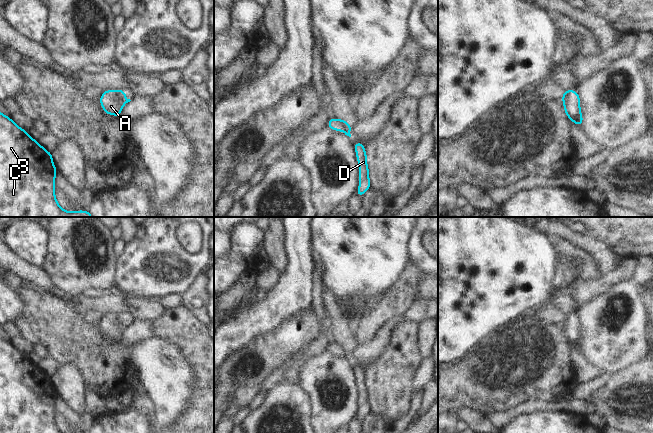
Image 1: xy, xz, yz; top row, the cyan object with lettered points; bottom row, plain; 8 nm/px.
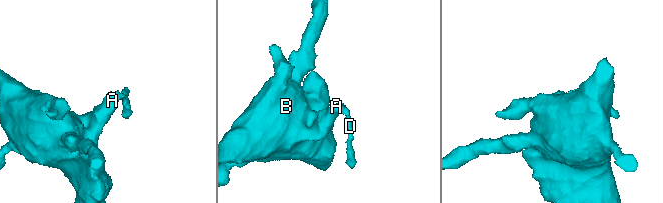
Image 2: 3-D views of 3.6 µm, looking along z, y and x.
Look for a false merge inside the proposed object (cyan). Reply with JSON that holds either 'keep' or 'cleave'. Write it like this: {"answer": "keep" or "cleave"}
{"answer": "cleave"}

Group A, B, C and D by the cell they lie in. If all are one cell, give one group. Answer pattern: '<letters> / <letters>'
A B C / D

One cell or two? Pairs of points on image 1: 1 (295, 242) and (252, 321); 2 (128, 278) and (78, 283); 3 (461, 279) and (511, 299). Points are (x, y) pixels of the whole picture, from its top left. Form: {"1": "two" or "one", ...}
{"1": "one", "2": "two", "3": "one"}

